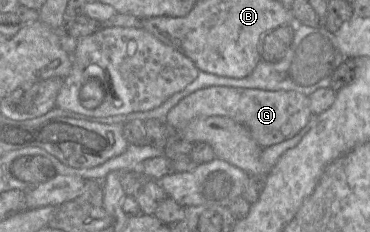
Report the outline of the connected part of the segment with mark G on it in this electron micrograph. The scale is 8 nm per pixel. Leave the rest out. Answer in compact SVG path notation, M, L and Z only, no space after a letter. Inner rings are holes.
M212 86L195 91L183 98L167 114L165 121L173 129L184 128L199 117L223 116L244 125L261 148L295 136L312 116L309 96L295 91Z

